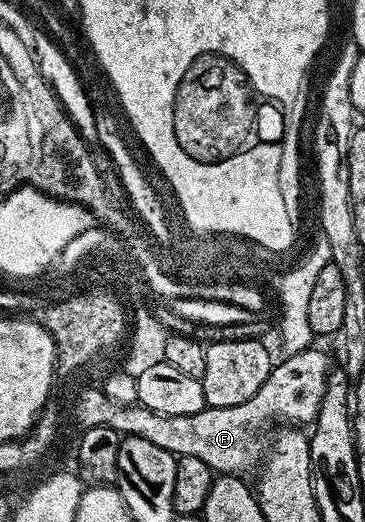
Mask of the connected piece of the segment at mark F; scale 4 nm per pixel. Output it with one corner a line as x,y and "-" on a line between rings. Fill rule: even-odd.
314,345
290,354
286,360
275,363
270,368
268,381
260,385
260,389
248,401
231,407
208,407
200,413
188,413
188,417
168,417
164,413
154,413
152,409
141,405
122,406
108,398
102,389
86,391
78,399
78,419
83,428
88,427
111,427
123,436
139,435
146,441
152,441
152,445
160,445
168,453
175,457
196,457
204,461
211,471
218,475
236,475
239,477
249,476
249,471
259,466
264,455
264,443
262,447
262,426
270,423
273,419
283,419
286,425
310,425
320,413
320,403
324,401
324,389
326,379
330,376
332,364
330,359
322,351
317,351

